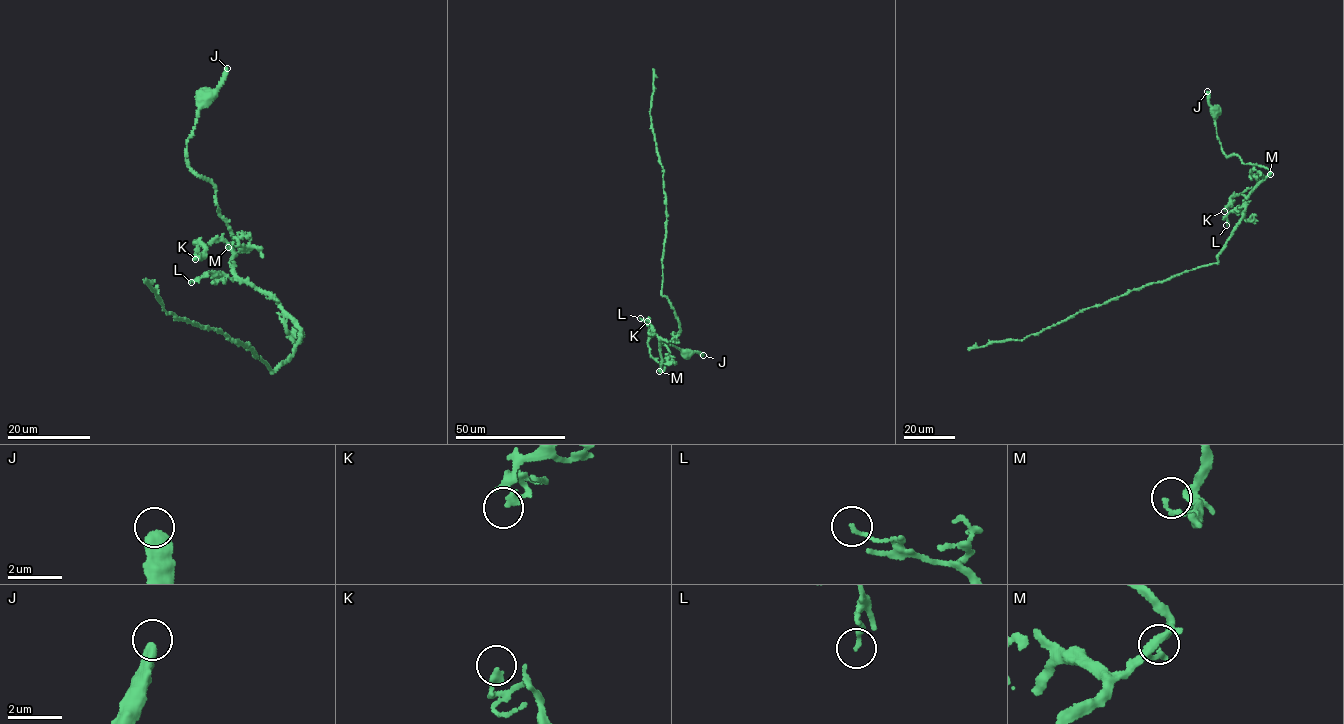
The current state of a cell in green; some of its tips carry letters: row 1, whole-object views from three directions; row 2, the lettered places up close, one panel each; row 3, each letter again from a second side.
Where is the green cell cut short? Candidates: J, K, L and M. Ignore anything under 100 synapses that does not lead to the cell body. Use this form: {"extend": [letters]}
{"extend": []}

